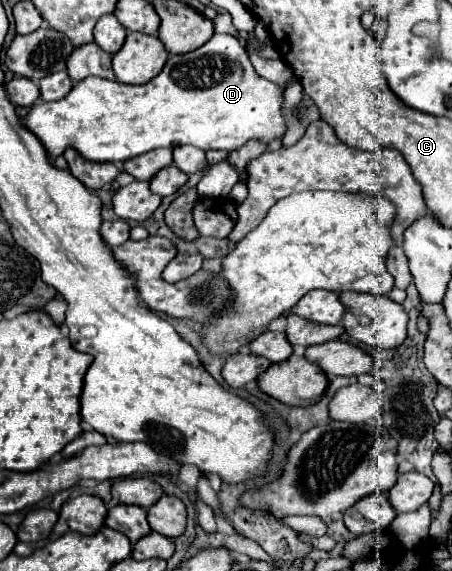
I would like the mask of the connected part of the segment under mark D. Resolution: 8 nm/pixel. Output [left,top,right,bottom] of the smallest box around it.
[23,34,285,162]

